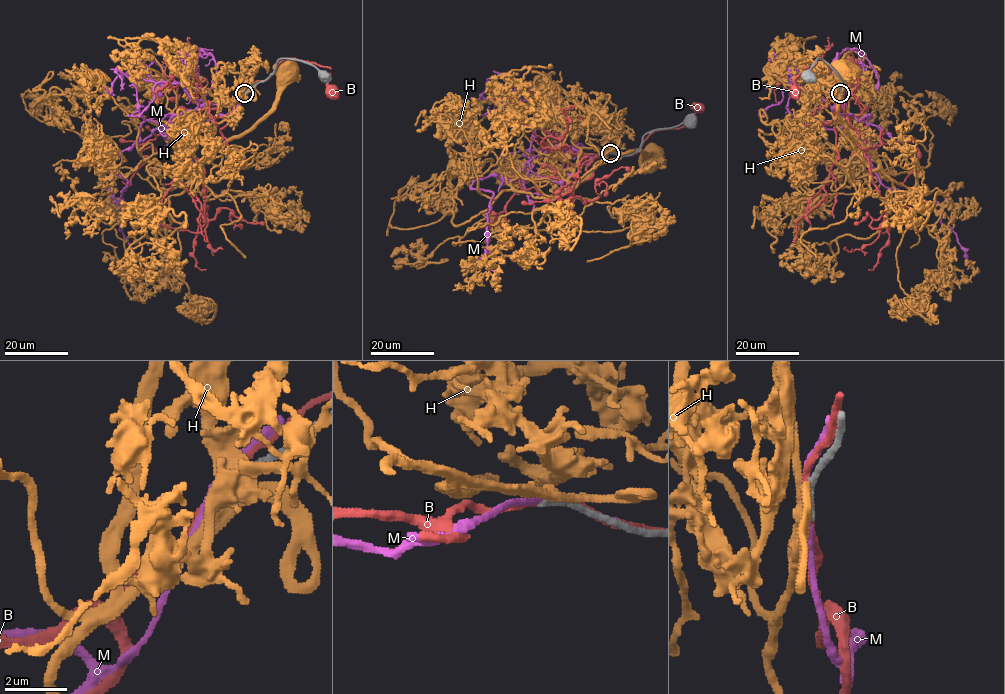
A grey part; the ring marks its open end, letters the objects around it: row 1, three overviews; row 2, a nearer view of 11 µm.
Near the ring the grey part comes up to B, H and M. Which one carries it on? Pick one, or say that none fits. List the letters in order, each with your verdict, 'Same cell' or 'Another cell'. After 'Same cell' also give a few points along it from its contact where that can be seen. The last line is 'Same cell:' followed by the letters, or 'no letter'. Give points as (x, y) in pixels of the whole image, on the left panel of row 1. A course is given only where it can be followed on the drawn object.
B: Another cell
H: Another cell
M: Another cell
Same cell: no letter

